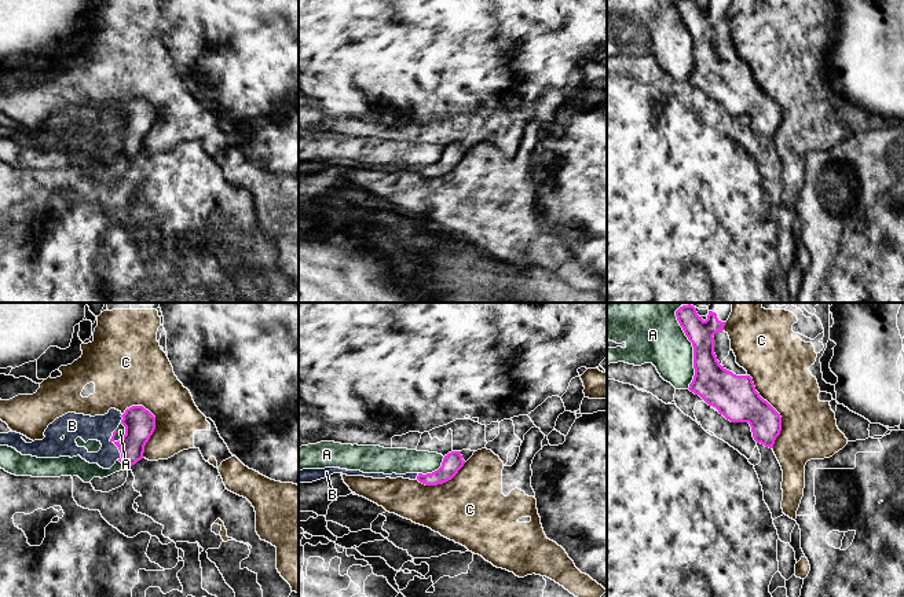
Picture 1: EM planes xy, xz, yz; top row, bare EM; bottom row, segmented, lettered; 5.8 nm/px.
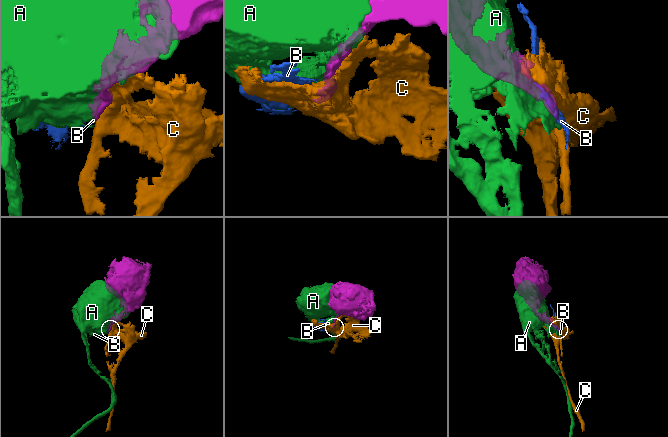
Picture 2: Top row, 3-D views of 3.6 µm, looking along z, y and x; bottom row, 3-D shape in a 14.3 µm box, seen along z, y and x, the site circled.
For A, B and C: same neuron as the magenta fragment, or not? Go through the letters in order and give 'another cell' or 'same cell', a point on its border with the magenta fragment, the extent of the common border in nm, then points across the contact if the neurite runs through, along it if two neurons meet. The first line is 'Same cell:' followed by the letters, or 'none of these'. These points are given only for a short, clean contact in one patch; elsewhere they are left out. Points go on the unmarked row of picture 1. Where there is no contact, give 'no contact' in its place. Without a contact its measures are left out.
Same cell: B
A: another cell; contact yz (694, 40); length 480 nm
B: same cell; contact xy (114, 135); length 190 nm
C: another cell; contact yz (776, 103); length 460 nm

